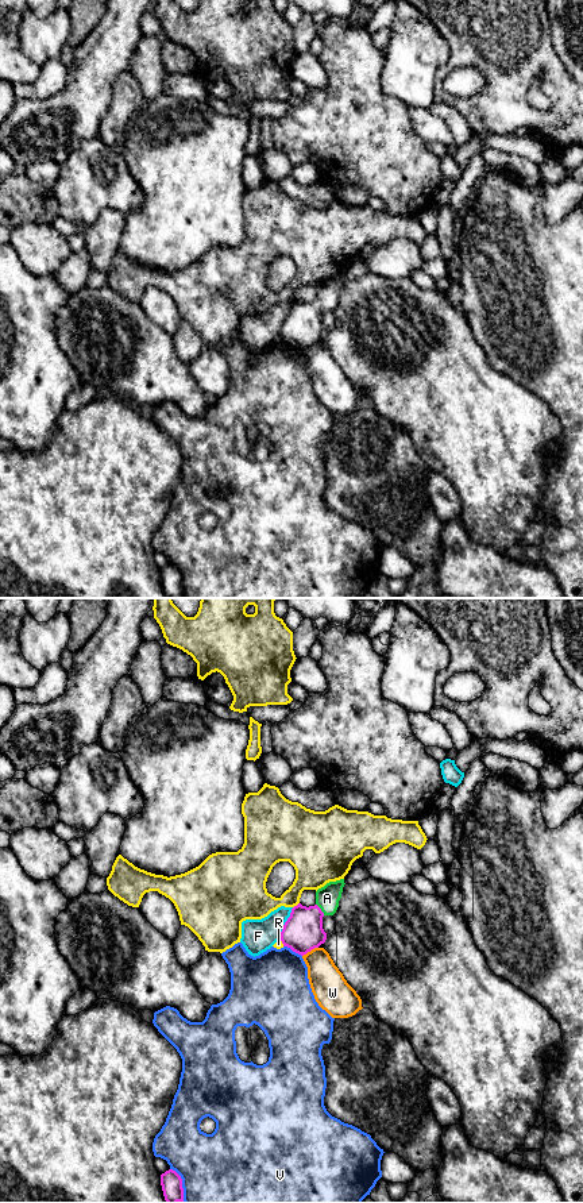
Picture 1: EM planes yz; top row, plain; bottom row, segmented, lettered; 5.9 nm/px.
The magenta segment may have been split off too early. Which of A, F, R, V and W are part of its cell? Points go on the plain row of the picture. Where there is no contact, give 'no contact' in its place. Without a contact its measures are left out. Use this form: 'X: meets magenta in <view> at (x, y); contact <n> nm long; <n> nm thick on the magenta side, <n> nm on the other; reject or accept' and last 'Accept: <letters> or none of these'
A: meets magenta in yz at (320, 304); contact 90 nm long; 240 nm thick on the magenta side, 140 nm on the other; accept
F: meets magenta in yz at (285, 317); contact 200 nm long; 240 nm thick on the magenta side, 200 nm on the other; reject
R: meets magenta in yz at (297, 300); contact 50 nm long; 240 nm thick on the magenta side, 240 nm on the other; reject
V: meets magenta in yz at (293, 346); contact 130 nm long; 240 nm thick on the magenta side, 420 nm on the other; reject
W: meets magenta in yz at (309, 346); contact 110 nm long; 240 nm thick on the magenta side, 200 nm on the other; reject
Accept: A

